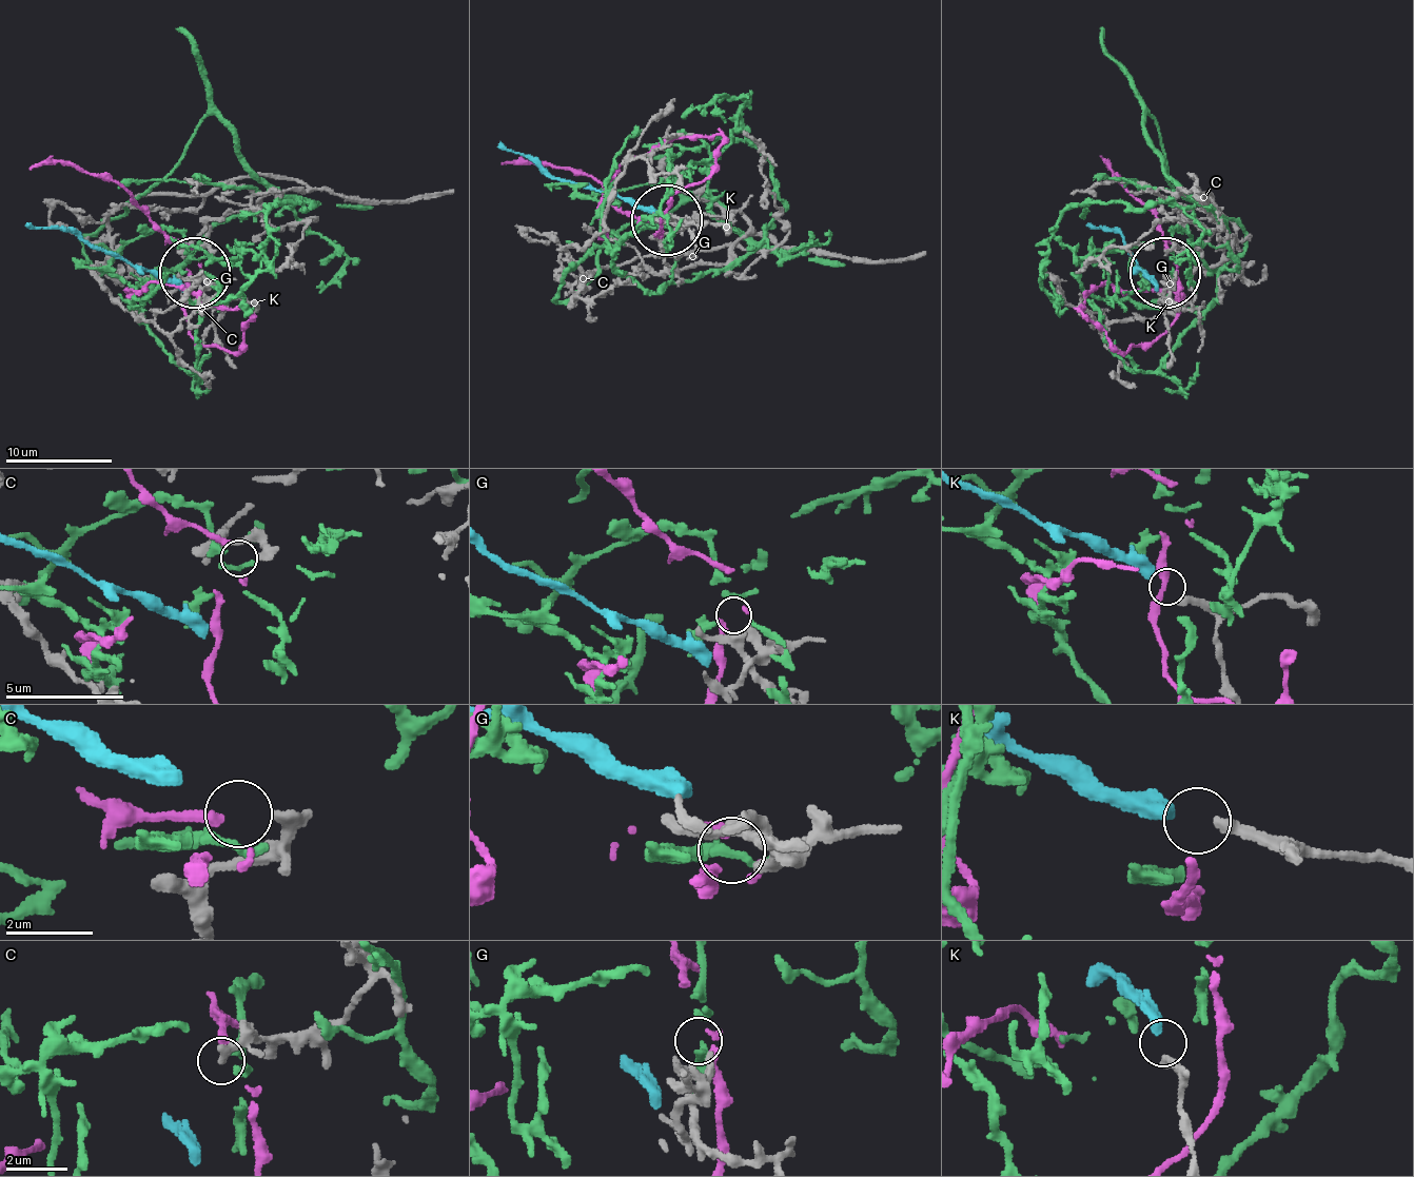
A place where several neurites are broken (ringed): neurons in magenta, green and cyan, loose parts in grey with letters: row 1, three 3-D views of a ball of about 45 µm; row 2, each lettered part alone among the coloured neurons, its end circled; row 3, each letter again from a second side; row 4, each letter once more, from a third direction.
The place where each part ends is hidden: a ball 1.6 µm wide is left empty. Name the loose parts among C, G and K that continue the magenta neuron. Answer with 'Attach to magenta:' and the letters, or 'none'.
Attach to magenta: none

